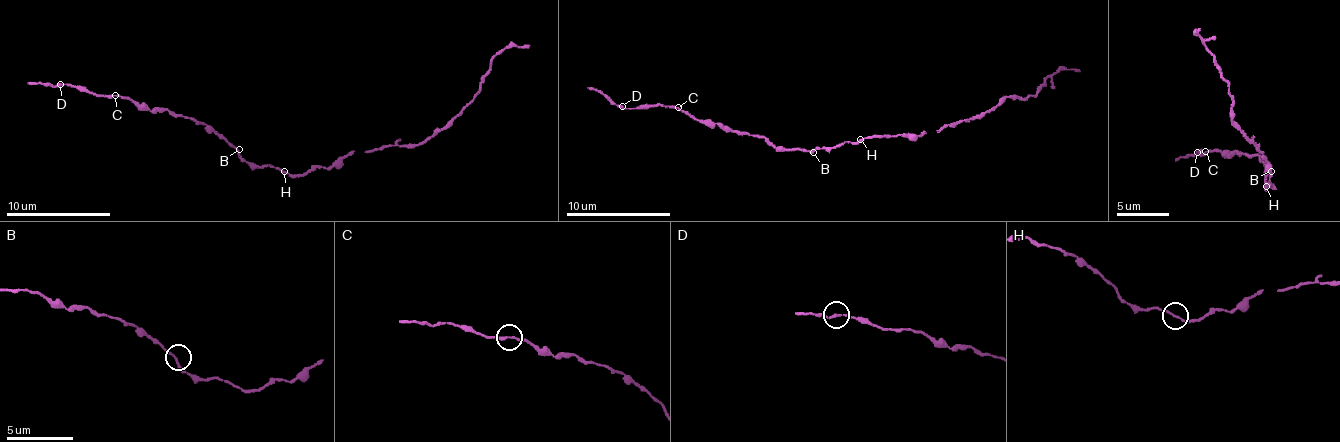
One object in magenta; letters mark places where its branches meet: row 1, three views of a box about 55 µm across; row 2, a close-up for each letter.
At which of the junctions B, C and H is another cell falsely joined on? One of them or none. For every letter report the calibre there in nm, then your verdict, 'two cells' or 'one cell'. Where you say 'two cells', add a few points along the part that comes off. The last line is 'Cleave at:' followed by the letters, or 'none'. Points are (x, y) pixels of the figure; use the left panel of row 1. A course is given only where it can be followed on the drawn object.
B: 150 nm | one cell
C: 150 nm | one cell
H: 160 nm | one cell
Cleave at: none

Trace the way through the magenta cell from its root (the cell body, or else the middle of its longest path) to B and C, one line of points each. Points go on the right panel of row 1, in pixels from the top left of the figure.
B: (1269, 186), (1271, 171)
C: (1269, 186), (1267, 168), (1256, 154), (1244, 152), (1239, 155), (1236, 151), (1227, 158), (1215, 150), (1206, 152)

